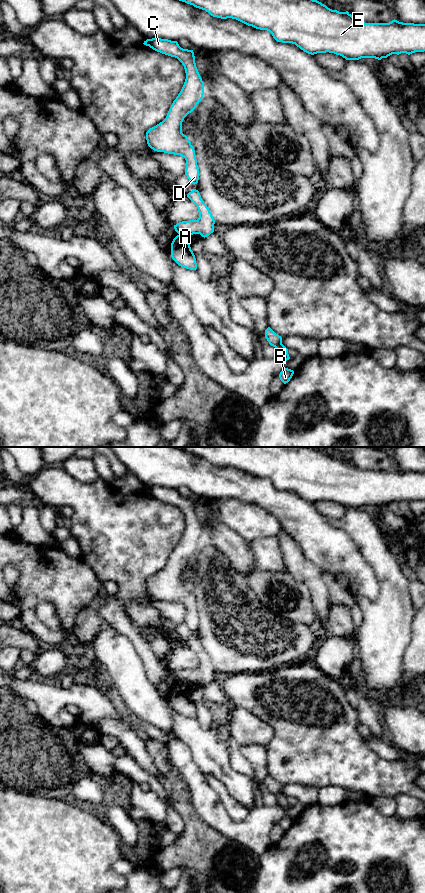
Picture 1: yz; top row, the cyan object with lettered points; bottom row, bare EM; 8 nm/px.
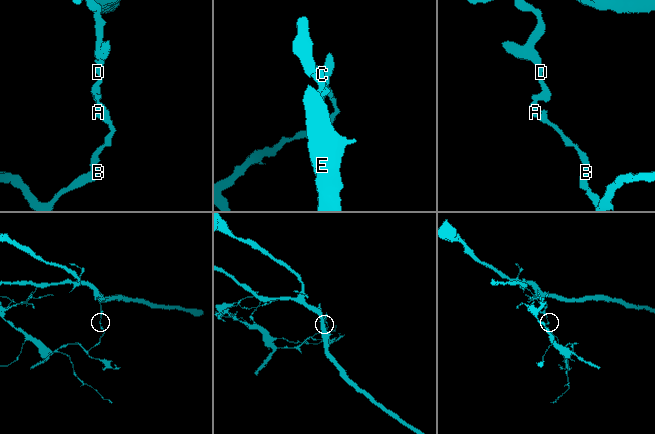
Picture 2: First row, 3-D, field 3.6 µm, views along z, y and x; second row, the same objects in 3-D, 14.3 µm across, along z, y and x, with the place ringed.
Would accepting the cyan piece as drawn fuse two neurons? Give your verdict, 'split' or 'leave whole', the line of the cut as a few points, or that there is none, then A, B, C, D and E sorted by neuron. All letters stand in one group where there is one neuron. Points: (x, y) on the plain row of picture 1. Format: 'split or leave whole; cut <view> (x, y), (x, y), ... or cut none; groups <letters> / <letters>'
split; cut yz (179, 682), (186, 685); groups A B / C D E

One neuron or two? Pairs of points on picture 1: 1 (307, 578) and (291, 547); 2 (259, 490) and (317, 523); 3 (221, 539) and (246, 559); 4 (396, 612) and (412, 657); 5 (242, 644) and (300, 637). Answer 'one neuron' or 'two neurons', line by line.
1: one neuron
2: one neuron
3: one neuron
4: two neurons
5: one neuron

